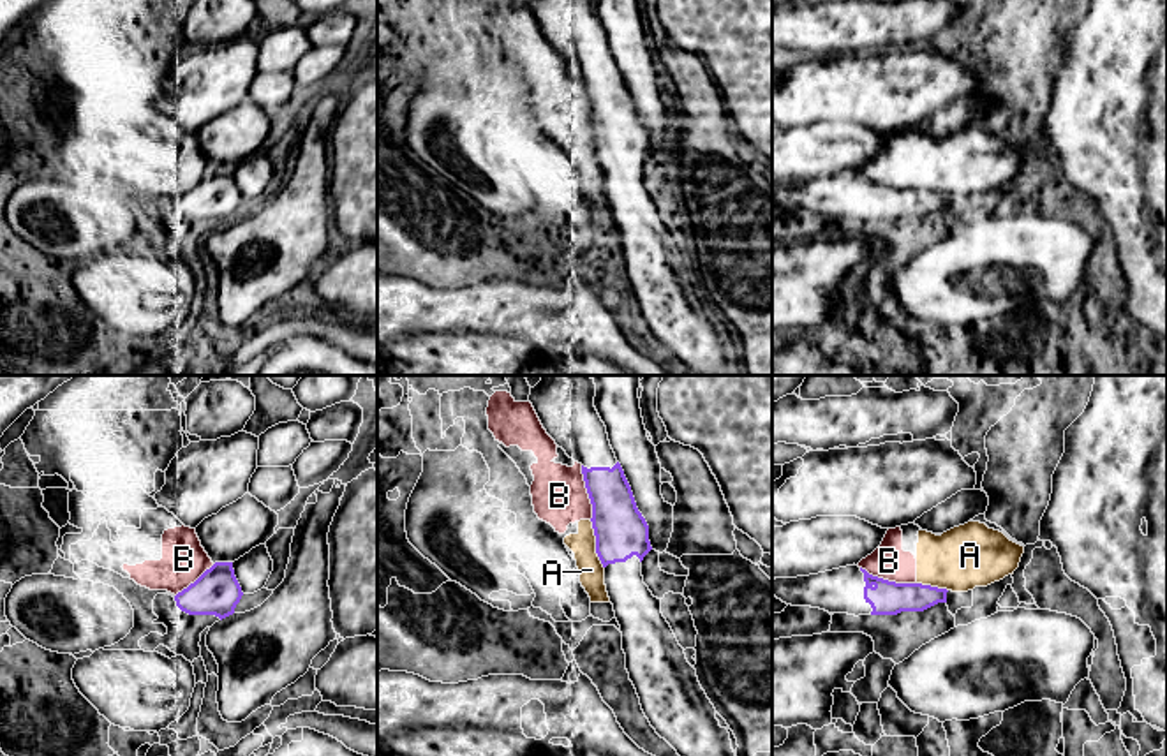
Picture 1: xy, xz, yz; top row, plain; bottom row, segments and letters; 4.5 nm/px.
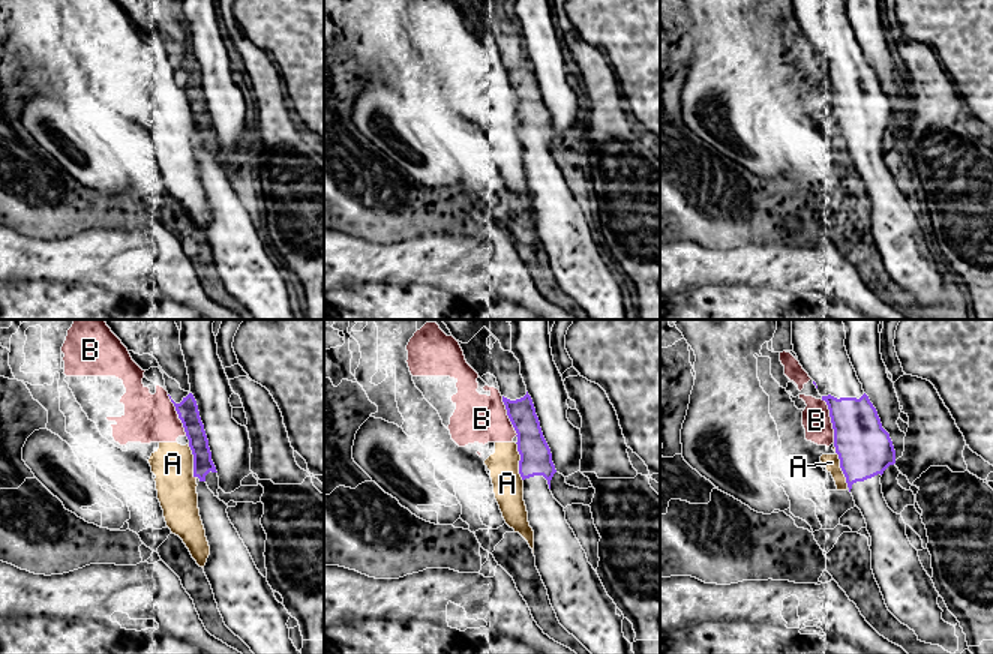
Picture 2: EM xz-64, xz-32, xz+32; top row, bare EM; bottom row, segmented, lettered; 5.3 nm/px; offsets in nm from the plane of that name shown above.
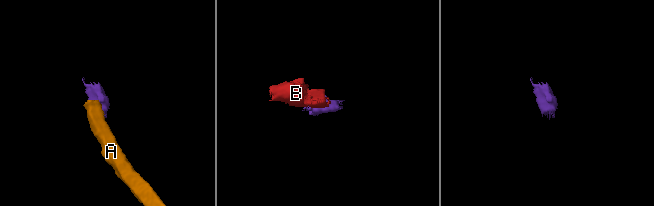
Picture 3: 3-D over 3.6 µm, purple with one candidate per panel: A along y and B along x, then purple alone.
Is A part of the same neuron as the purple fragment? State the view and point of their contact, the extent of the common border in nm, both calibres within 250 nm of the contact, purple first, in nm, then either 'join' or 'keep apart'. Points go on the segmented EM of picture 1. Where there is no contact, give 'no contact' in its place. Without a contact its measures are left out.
xz (596, 545) | 240 nm | 240/120 nm | keep apart

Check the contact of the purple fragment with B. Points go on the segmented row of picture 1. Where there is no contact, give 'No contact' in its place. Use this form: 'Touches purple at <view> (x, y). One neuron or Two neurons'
Touches purple at yz (887, 580). Two neurons

